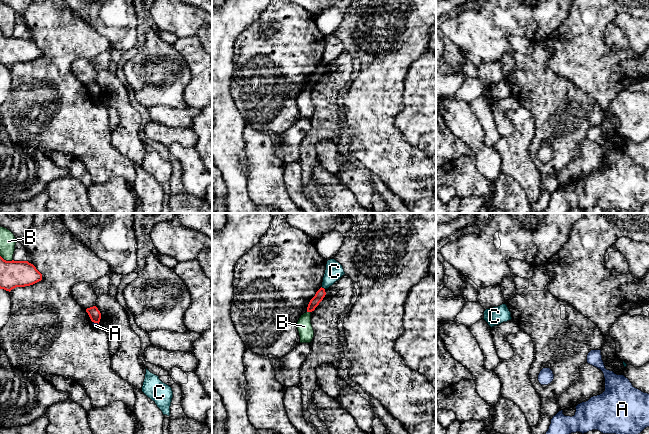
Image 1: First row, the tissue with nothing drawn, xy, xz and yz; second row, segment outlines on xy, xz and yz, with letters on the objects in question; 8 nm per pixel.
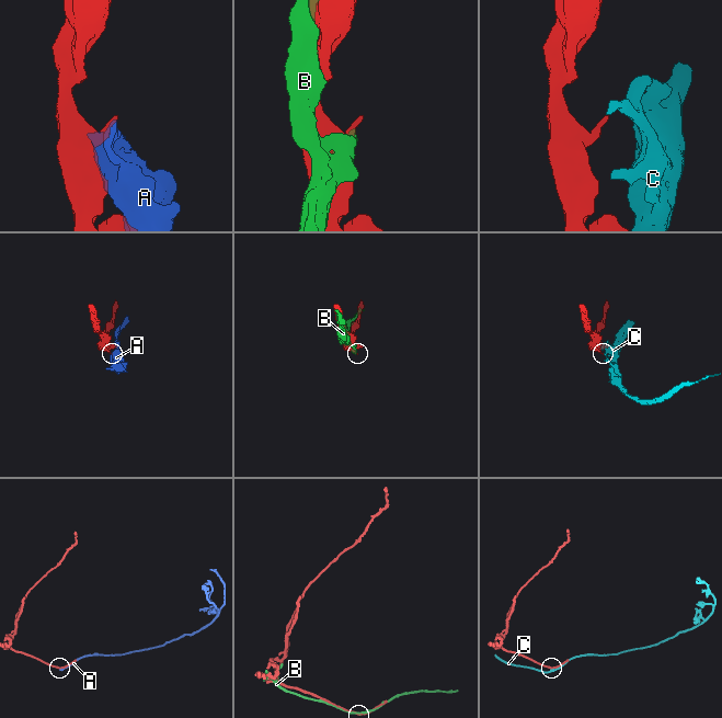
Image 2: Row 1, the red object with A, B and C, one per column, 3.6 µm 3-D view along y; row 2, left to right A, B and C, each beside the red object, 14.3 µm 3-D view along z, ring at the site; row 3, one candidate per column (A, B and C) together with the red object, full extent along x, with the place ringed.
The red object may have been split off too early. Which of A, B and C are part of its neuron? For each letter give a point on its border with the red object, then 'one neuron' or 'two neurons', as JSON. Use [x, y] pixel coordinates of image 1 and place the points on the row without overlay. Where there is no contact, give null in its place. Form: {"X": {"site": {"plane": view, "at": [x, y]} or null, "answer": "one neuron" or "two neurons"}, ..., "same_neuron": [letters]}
{"A": {"site": {"plane": "xy", "at": [96, 98]}, "answer": "two neurons"}, "B": {"site": {"plane": "xy", "at": [5, 36]}, "answer": "two neurons"}, "C": {"site": {"plane": "xz", "at": [323, 64]}, "answer": "two neurons"}, "same_neuron": []}

